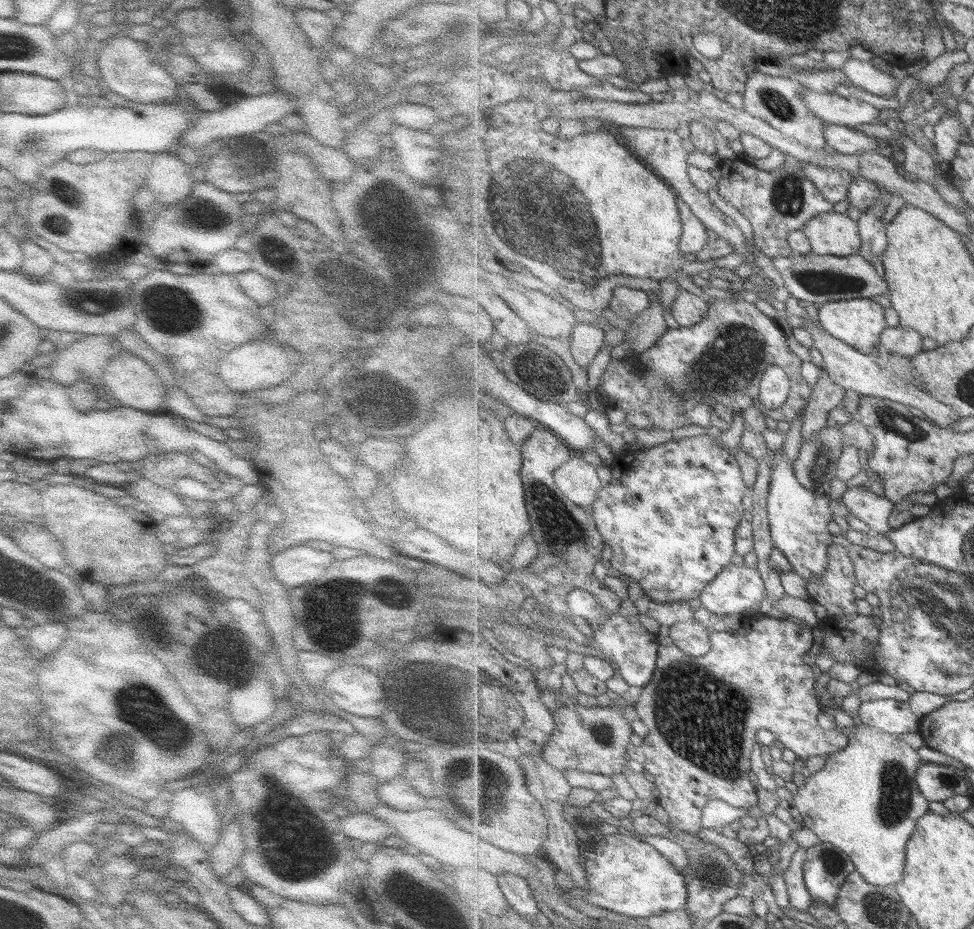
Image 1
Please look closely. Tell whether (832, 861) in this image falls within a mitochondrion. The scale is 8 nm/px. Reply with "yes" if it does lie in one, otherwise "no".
yes

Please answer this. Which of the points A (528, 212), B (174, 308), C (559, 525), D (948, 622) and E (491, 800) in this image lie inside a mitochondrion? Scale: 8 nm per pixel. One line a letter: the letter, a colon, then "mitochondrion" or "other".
A: mitochondrion
B: mitochondrion
C: mitochondrion
D: mitochondrion
E: mitochondrion

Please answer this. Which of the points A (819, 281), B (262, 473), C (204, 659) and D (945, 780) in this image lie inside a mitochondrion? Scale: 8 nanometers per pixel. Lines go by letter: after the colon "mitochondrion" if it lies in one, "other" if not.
A: mitochondrion
B: other
C: mitochondrion
D: mitochondrion

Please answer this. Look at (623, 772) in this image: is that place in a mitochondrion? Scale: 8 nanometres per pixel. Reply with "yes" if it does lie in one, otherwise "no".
no

